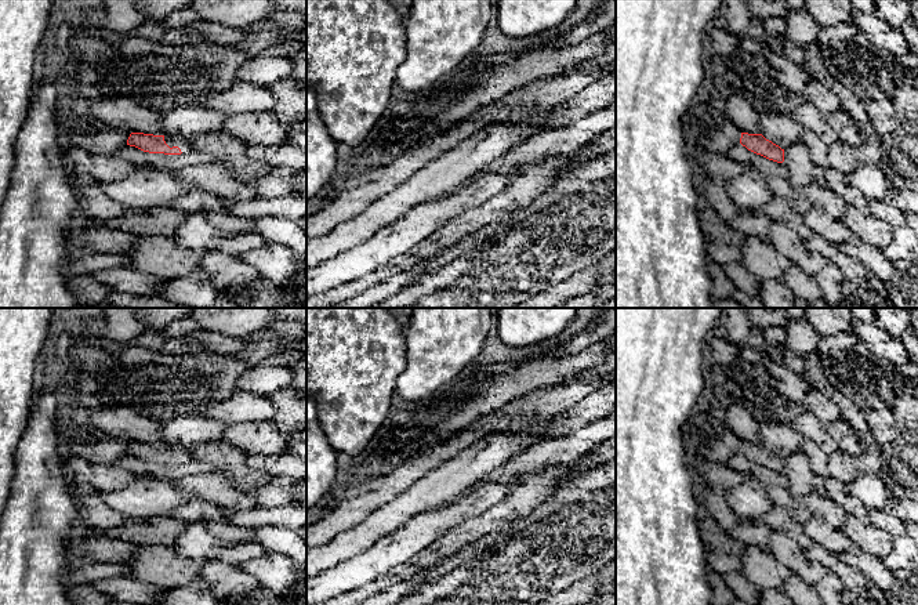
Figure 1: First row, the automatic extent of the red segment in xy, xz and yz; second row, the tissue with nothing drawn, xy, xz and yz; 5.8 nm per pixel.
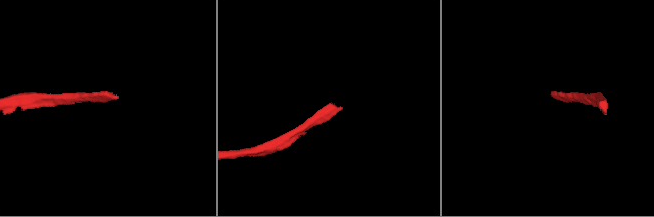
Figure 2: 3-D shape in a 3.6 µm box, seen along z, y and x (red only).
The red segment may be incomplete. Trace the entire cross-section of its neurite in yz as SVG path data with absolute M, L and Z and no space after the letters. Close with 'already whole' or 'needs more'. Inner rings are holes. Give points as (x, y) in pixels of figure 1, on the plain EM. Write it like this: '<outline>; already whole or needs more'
M741 442L740 453L748 460L761 464L769 470L777 472L784 471L784 459L766 449L762 443Z; already whole

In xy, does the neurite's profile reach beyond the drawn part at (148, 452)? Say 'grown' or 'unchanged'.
grown

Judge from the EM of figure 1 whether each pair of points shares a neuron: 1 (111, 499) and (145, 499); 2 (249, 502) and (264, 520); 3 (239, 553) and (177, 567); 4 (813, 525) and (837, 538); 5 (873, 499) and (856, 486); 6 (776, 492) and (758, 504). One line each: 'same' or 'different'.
1: same
2: different
3: different
4: same
5: same
6: different

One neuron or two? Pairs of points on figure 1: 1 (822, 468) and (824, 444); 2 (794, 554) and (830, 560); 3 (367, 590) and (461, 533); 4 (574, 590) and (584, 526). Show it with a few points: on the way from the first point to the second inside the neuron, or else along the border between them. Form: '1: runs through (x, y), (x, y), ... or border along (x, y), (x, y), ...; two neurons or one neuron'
1: border along (805, 438), (811, 439), (827, 456); two neurons
2: border along (804, 551), (828, 571); two neurons
3: runs through (391, 578), (410, 561), (421, 561), (438, 553); one neuron
4: border along (601, 568), (572, 583), (565, 590); two neurons

